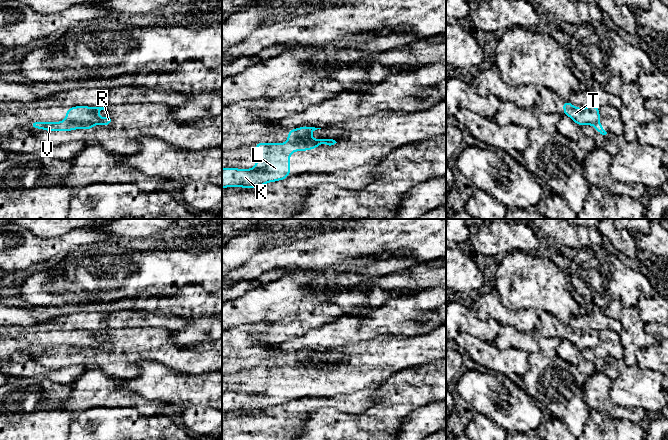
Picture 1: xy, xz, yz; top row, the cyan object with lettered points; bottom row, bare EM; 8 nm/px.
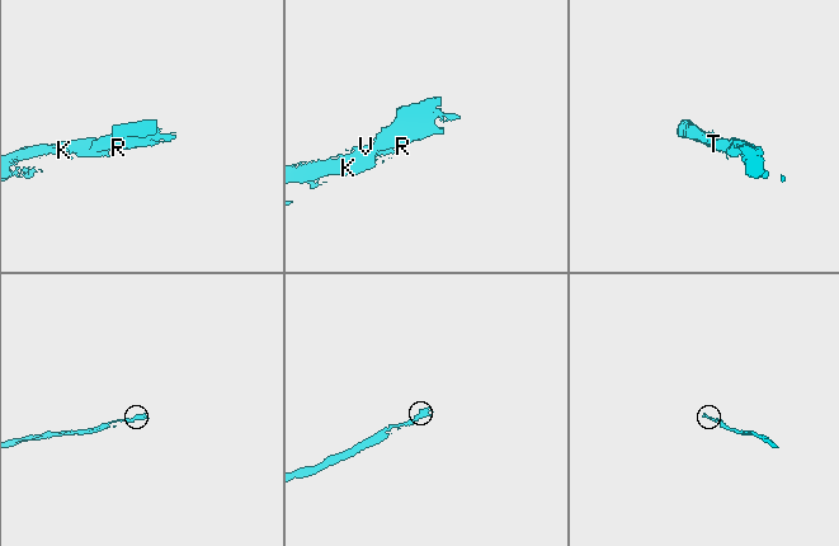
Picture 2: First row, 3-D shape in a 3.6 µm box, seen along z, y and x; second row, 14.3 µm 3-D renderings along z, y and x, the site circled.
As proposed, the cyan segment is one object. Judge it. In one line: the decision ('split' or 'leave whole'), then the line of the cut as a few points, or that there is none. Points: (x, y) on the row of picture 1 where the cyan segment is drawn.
split | xz (288, 141), (318, 144)

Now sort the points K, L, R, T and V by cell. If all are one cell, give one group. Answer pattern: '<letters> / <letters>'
K L V / R T

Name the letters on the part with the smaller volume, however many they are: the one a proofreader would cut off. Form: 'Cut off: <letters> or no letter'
Cut off: R, T

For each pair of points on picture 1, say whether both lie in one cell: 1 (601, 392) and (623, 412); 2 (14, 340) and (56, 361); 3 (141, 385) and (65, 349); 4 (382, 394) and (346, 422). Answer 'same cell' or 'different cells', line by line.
1: same cell
2: different cells
3: different cells
4: same cell

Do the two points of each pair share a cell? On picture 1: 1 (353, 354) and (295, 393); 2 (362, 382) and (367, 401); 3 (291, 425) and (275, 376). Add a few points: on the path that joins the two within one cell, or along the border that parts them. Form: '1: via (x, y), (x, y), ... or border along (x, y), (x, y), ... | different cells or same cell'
1: via (341, 369), (328, 382), (310, 382) | same cell
2: border along (377, 385), (362, 388), (352, 394) | different cells
3: border along (307, 397), (288, 399), (285, 402), (271, 406) | different cells

